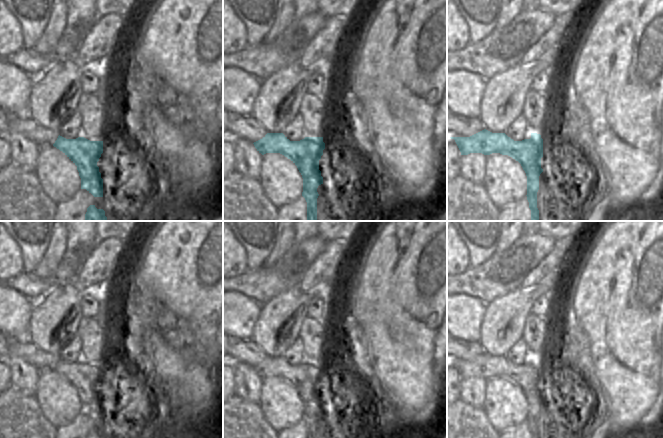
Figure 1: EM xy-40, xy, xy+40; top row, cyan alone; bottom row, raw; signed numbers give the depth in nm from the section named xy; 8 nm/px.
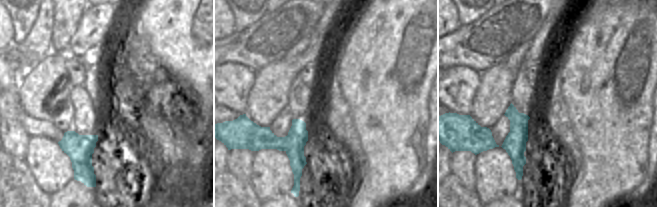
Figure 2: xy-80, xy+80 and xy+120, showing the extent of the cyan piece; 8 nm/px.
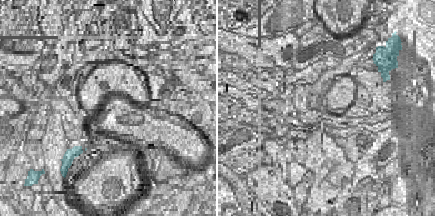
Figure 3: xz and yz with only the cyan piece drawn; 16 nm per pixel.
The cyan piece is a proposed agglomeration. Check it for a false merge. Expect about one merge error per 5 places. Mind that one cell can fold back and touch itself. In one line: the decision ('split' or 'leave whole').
split

